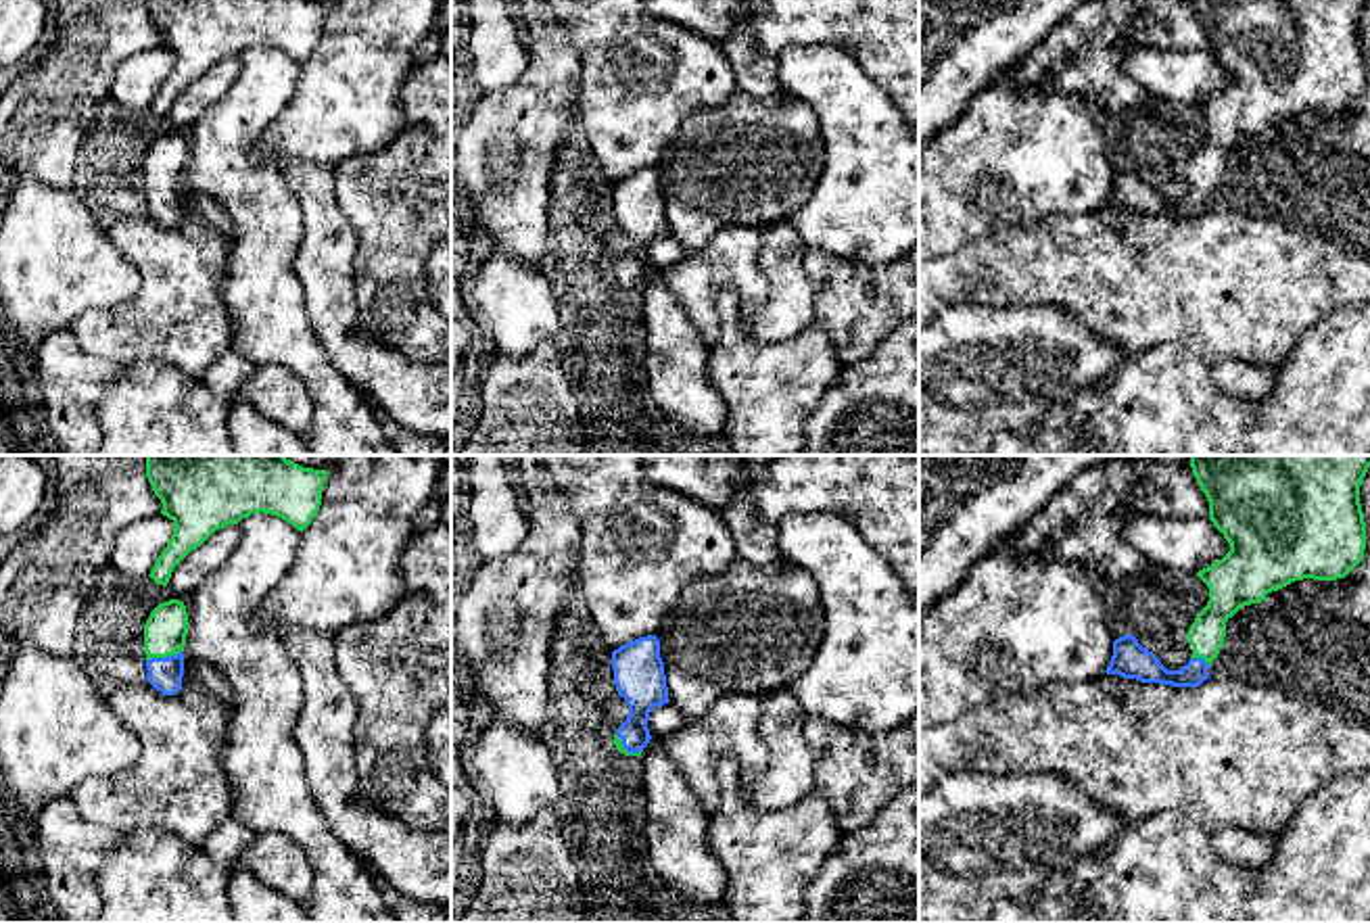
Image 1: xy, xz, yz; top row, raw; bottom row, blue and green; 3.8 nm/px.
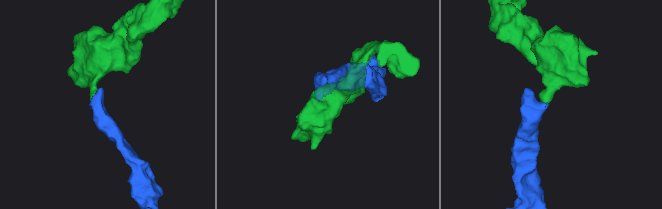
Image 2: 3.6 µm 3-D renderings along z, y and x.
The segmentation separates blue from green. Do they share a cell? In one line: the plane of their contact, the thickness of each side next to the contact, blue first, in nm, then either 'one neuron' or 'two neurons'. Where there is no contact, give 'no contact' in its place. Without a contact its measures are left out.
xy | 130/160 nm | one neuron

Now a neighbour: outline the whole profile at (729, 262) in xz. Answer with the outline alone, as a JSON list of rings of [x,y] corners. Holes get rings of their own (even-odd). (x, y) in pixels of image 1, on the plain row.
[[[725,226],[704,248],[689,251],[677,265],[656,271],[708,347],[714,347],[721,336],[716,299],[723,290],[737,294],[743,332],[746,320],[762,307],[769,284],[758,267],[758,251],[758,228]]]

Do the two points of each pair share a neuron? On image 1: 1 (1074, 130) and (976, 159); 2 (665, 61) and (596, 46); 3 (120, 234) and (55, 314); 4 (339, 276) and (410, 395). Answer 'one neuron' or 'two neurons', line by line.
1: one neuron
2: one neuron
3: two neurons
4: one neuron

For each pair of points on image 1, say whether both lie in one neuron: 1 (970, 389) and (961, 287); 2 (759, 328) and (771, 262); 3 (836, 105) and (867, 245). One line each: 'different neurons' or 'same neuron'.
1: different neurons
2: same neuron
3: same neuron

